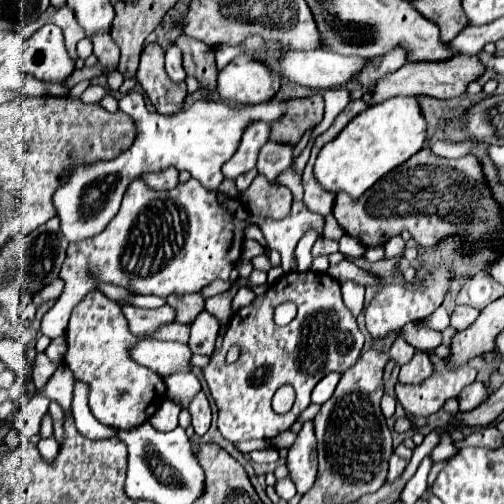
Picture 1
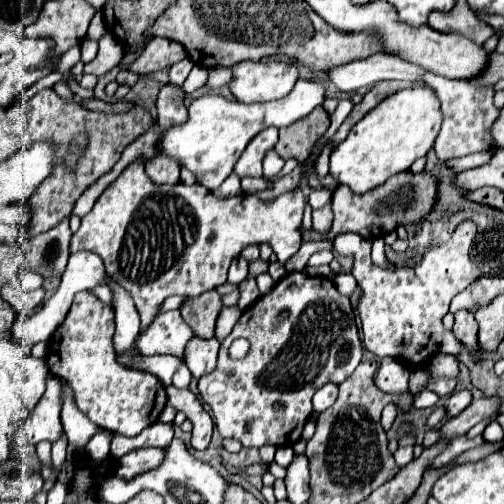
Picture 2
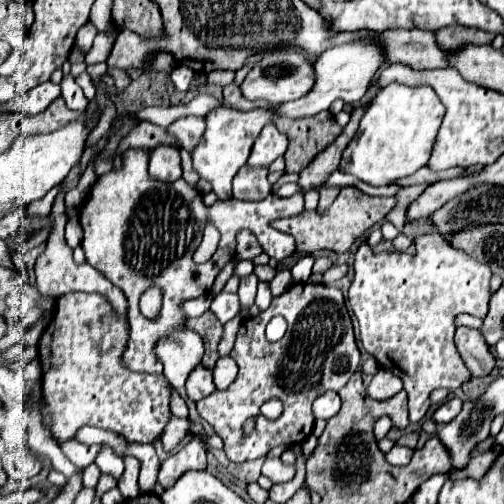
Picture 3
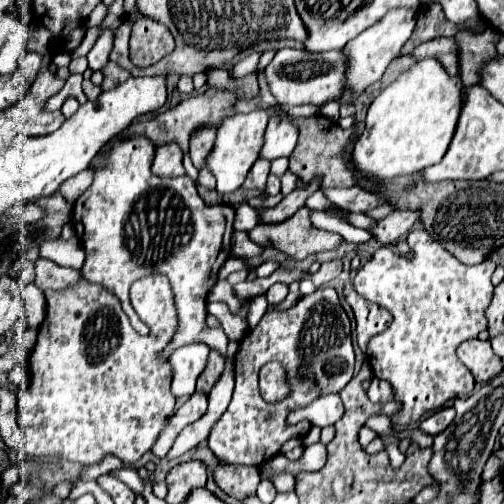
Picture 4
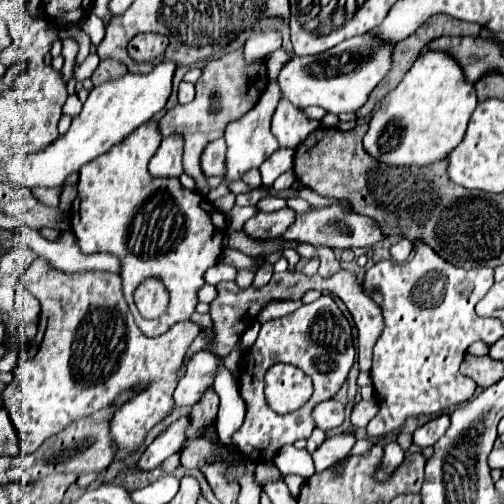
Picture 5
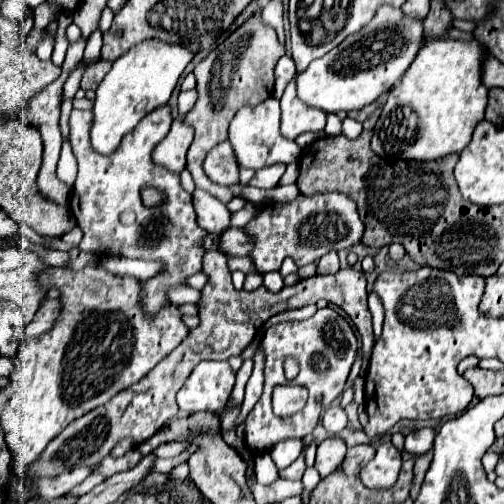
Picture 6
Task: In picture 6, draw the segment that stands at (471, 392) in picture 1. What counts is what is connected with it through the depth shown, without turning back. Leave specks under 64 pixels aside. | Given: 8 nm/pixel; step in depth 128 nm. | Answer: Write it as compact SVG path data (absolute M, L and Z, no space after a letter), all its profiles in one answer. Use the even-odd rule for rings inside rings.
M432 428L416 430L416 432L406 436L404 450L408 454L412 454L412 456L420 456L420 454L424 454L424 452L428 452L432 448L432 440L434 440L434 430Z

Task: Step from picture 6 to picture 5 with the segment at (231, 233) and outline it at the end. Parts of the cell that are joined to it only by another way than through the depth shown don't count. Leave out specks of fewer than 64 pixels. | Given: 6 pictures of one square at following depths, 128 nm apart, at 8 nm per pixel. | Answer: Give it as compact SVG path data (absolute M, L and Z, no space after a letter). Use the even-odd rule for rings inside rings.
M282 208L282 210L272 212L272 214L262 214L260 212L260 214L252 216L242 226L242 230L252 240L274 240L276 236L280 236L280 232L284 232L284 228L288 228L294 214L296 212L290 210L290 208Z

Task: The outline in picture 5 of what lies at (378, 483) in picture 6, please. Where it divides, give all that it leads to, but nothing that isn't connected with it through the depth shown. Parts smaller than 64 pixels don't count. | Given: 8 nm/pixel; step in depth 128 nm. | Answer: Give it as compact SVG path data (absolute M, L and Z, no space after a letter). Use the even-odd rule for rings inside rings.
M390 442L384 446L384 456L382 456L382 468L386 472L394 472L404 460L404 450L398 446L398 442Z

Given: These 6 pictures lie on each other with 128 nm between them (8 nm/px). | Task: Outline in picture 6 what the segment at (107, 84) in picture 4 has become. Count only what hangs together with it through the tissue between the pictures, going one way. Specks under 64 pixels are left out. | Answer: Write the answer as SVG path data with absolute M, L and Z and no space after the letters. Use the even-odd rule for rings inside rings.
M98 60L90 66L86 66L86 70L82 74L82 84L80 84L82 90L96 90L100 86L102 78L106 76L106 72L109 72L110 66L112 66L112 62L104 62L104 60Z

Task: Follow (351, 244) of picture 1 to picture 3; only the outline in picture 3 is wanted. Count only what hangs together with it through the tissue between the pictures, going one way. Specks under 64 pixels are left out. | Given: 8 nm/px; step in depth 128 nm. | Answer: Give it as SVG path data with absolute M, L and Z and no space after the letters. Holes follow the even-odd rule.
M436 230L420 234L414 238L416 254L384 250L374 254L368 244L362 244L356 252L354 260L354 282L348 292L350 306L360 322L360 338L362 346L368 354L376 358L376 362L386 368L400 372L398 376L404 382L404 390L408 394L408 418L410 422L420 422L430 408L430 392L436 388L456 390L464 382L472 378L470 370L464 366L462 358L454 346L456 332L456 316L472 314L484 318L490 302L490 268L470 258L462 250L448 244Z

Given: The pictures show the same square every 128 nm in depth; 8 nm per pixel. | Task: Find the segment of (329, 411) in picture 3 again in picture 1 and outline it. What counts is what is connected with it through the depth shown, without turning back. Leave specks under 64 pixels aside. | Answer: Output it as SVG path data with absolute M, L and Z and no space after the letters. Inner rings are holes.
M328 374L324 380L320 380L312 392L312 402L314 404L324 404L332 394L334 394L334 388L340 380L340 374Z

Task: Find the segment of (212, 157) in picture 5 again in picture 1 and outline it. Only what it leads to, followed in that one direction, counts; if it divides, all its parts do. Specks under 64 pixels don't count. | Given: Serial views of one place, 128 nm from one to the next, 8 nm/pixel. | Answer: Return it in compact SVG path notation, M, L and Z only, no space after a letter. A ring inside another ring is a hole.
M148 46L142 52L136 78L158 114L170 116L182 110L184 98L188 94L186 84L176 84L168 80L168 74L164 72L164 54L160 46Z

